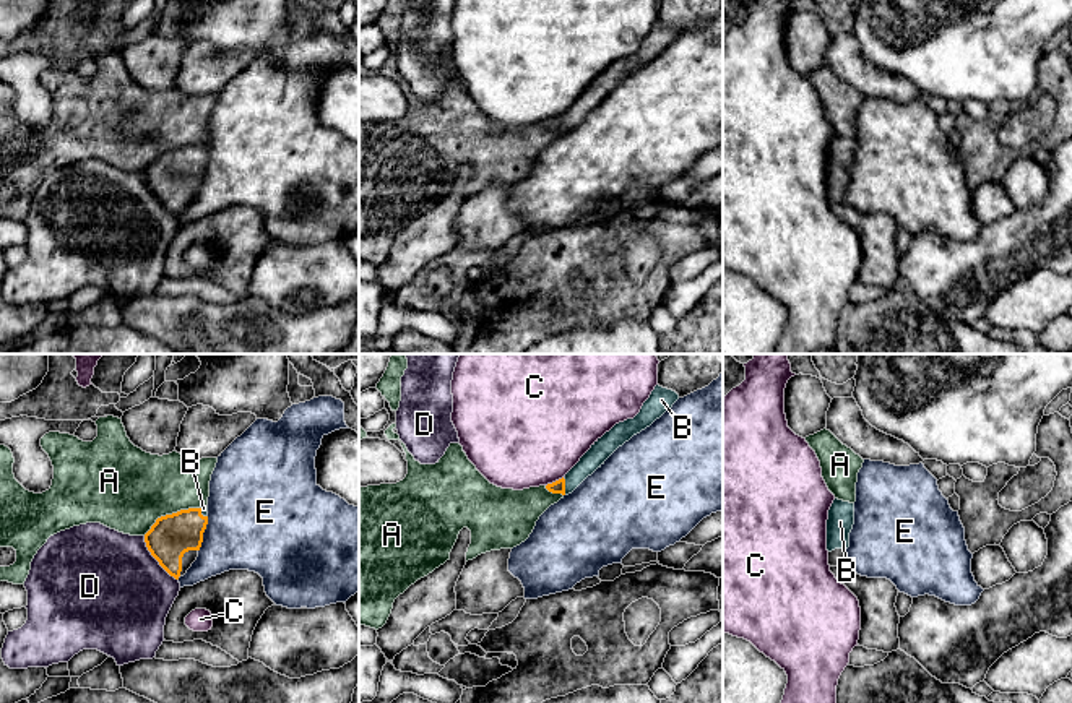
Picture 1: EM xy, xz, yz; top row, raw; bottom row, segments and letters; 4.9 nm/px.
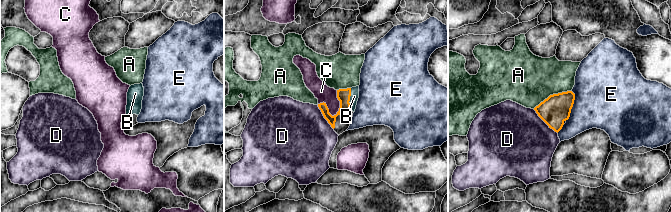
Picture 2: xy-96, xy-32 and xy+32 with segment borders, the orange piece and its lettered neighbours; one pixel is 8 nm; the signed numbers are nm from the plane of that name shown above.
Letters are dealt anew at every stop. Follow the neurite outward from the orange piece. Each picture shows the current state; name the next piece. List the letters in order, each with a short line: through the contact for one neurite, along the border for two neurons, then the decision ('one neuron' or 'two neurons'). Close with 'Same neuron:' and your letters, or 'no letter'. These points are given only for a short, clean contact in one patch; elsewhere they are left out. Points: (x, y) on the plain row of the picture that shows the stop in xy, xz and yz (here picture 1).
A: two neurons
B: line xz (559, 122), (564, 122), (600, 88); one neuron
C: two neurons
D: two neurons
E: two neurons
Same neuron: B

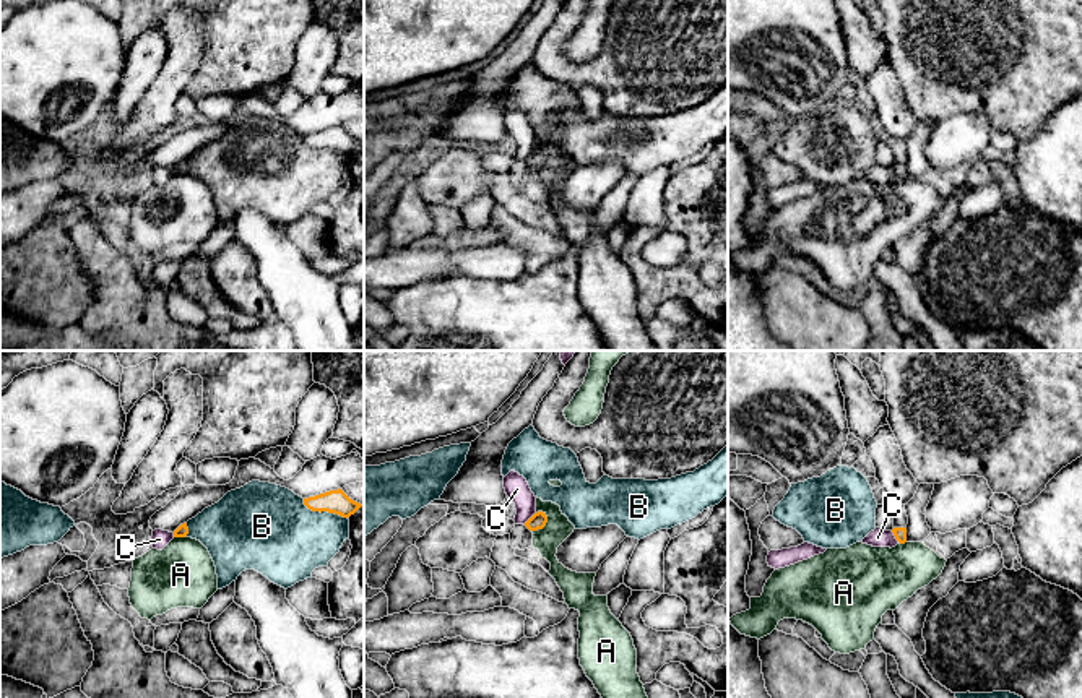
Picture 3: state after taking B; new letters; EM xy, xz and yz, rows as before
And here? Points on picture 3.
A: two neurons
B: two neurons
C: line yz (891, 168), (900, 179); two neurons
Same neuron: no letter

